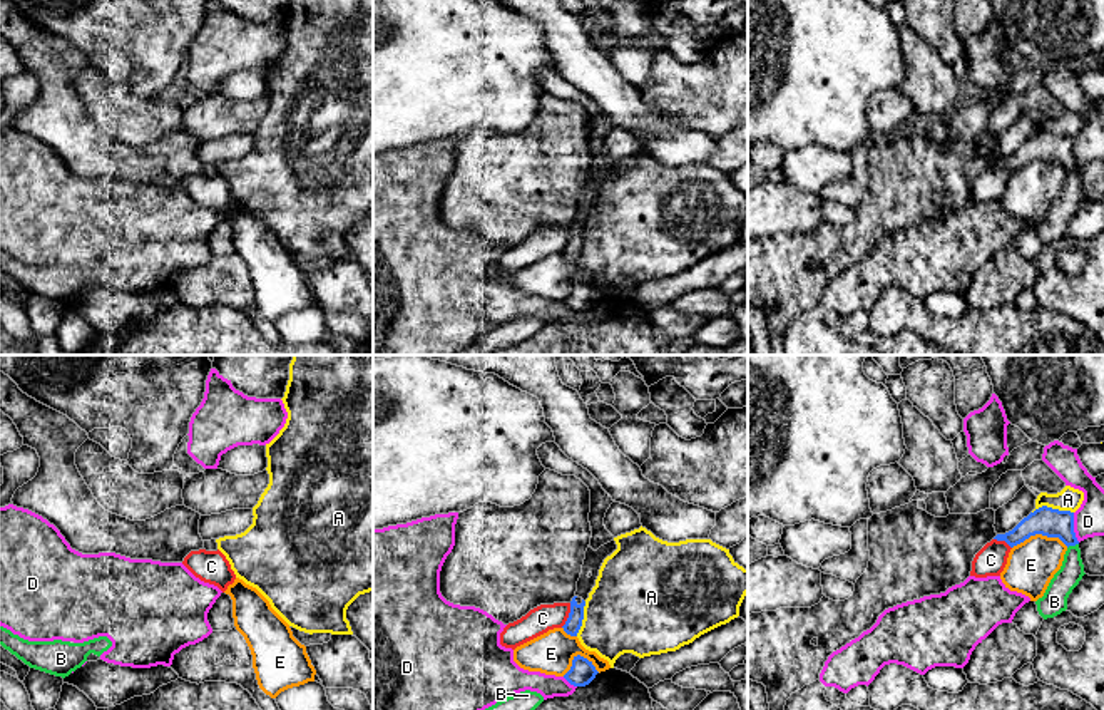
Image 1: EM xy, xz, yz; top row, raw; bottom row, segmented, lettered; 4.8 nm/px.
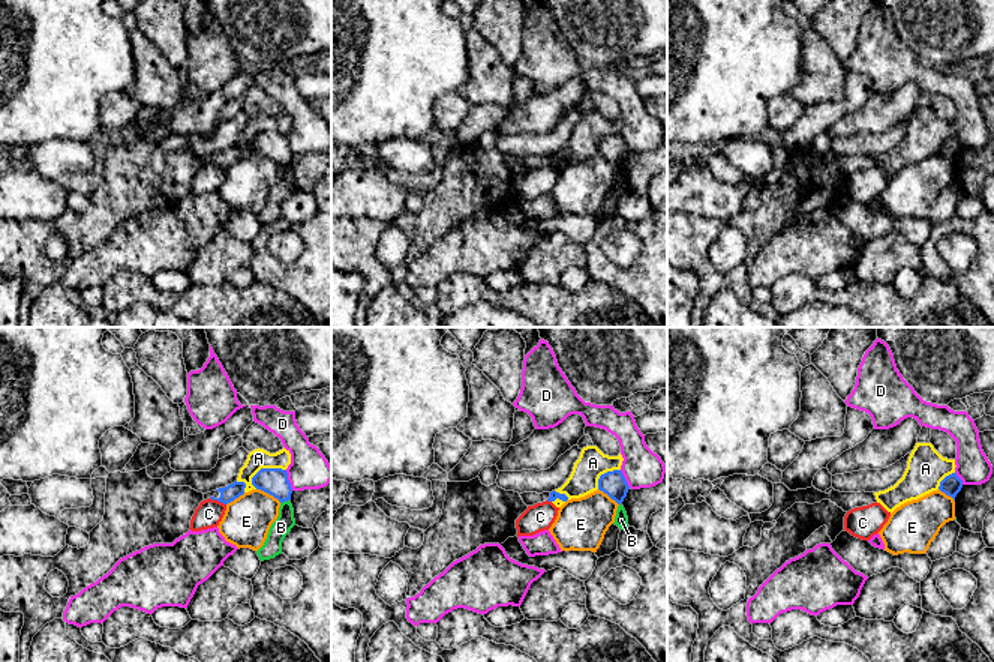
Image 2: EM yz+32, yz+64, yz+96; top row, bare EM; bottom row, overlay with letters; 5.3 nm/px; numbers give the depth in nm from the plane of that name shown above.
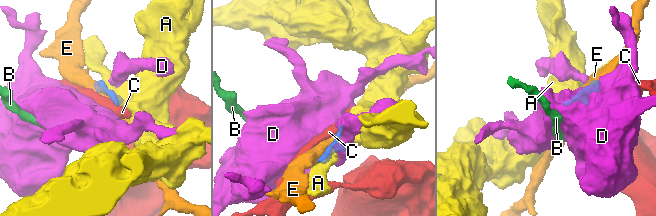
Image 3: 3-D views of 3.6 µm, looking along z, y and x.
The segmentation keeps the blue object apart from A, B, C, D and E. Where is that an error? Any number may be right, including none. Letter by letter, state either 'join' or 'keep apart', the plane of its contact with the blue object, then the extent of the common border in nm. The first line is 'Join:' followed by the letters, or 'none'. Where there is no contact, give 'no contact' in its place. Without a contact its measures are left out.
Join: none
A: keep apart; contact in yz; length 200 nm
B: keep apart; contact in yz; length 60 nm
C: keep apart; contact in xz; length 130 nm
D: keep apart; contact in yz; length 150 nm
E: keep apart; contact in yz; length 280 nm

